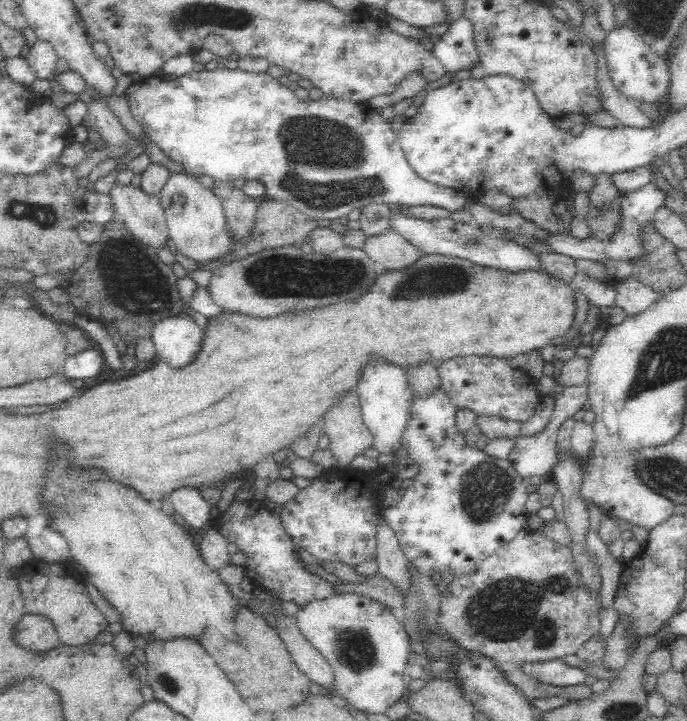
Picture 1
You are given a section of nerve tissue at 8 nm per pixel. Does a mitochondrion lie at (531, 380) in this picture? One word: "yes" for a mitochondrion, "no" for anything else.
no

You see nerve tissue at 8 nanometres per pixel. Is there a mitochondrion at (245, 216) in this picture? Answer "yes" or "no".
no

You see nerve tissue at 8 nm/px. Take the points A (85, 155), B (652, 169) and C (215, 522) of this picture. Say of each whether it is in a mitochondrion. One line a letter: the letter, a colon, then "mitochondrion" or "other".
A: other
B: other
C: other

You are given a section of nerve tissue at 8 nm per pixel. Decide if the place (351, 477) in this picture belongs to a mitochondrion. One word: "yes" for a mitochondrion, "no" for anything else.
no

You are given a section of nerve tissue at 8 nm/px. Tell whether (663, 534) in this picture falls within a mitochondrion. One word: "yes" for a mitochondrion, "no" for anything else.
no

